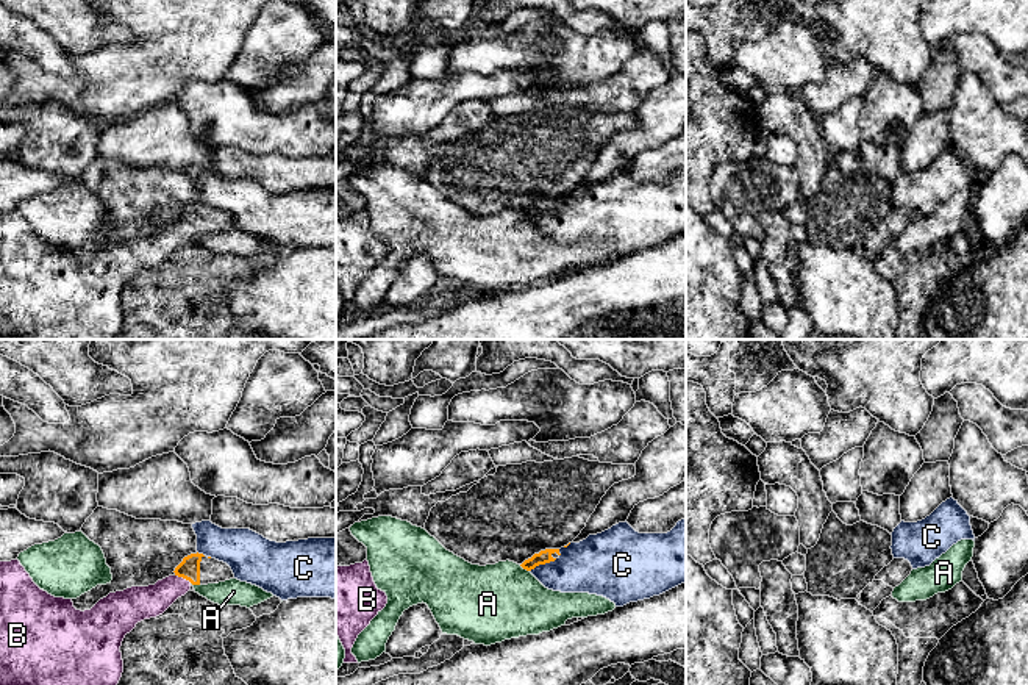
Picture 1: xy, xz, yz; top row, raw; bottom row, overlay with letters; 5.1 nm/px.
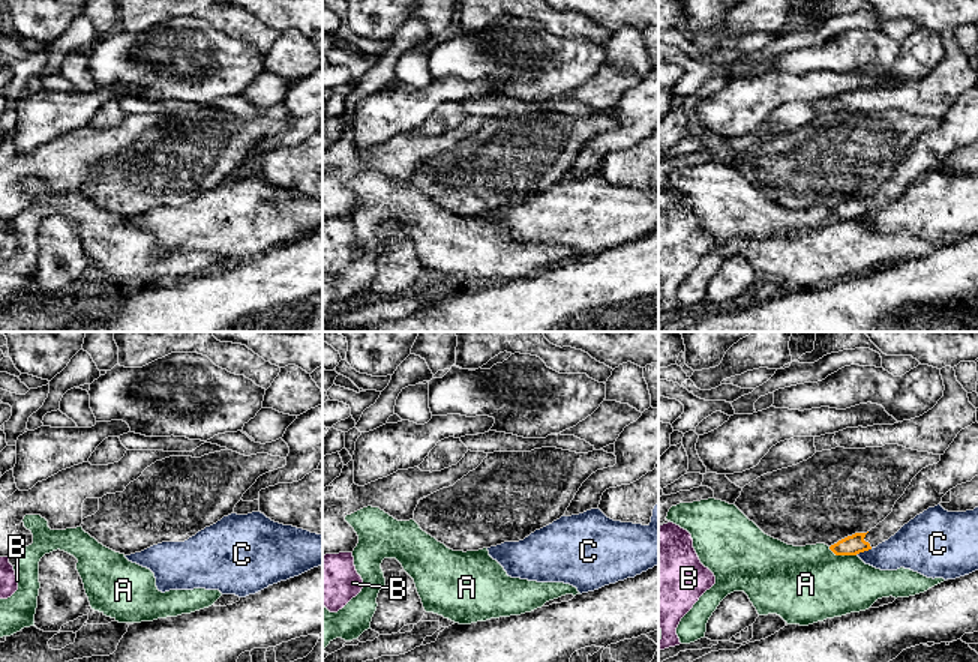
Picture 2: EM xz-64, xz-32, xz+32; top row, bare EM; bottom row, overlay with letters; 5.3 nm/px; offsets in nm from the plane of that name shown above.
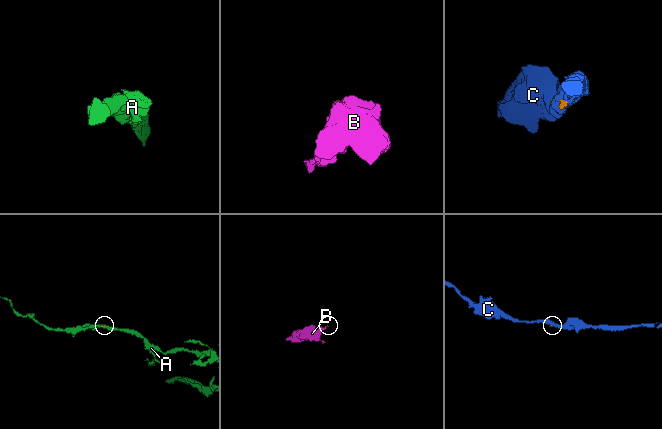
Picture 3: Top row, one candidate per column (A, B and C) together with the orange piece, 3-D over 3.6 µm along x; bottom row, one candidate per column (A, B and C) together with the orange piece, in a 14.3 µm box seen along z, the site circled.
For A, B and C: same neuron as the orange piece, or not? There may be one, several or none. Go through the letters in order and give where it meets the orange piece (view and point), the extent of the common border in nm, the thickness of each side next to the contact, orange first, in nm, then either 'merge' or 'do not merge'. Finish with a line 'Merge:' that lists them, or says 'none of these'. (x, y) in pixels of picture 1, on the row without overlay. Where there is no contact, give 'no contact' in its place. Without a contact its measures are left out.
A: xz (524, 218) | 70 nm | 70/400 nm | do not merge
B: xy (183, 227) | 100 nm | 110/180 nm | merge
C: xz (542, 213) | 160 nm | 70/280 nm | do not merge
Merge: B

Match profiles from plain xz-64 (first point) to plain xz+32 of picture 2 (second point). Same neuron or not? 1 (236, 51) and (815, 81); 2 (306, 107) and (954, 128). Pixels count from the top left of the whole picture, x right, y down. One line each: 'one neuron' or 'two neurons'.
1: two neurons
2: one neuron

